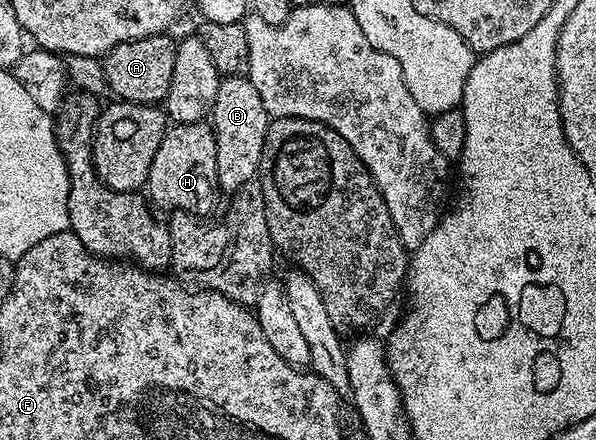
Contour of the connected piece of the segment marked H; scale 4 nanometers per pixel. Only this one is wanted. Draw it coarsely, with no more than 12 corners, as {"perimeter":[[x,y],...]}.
{"perimeter":[[176,123],[158,143],[146,197],[204,219],[216,205],[216,136]]}

